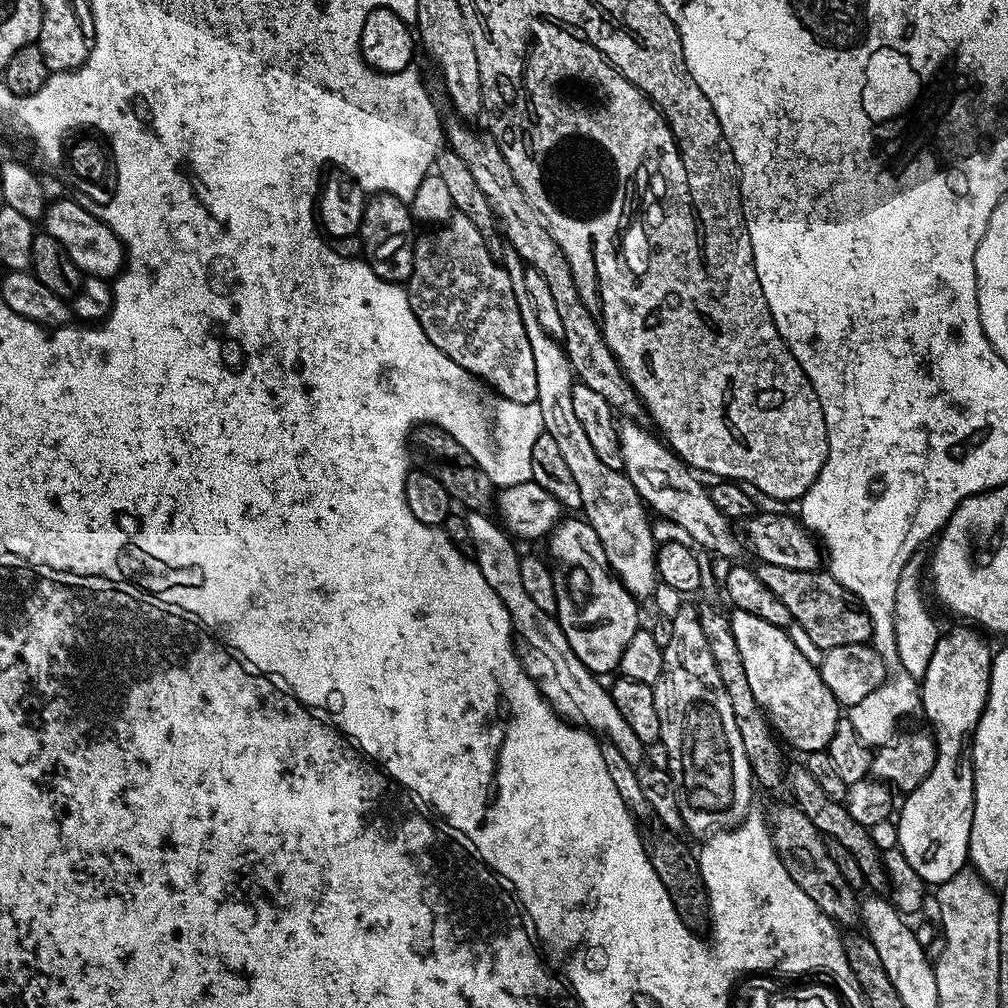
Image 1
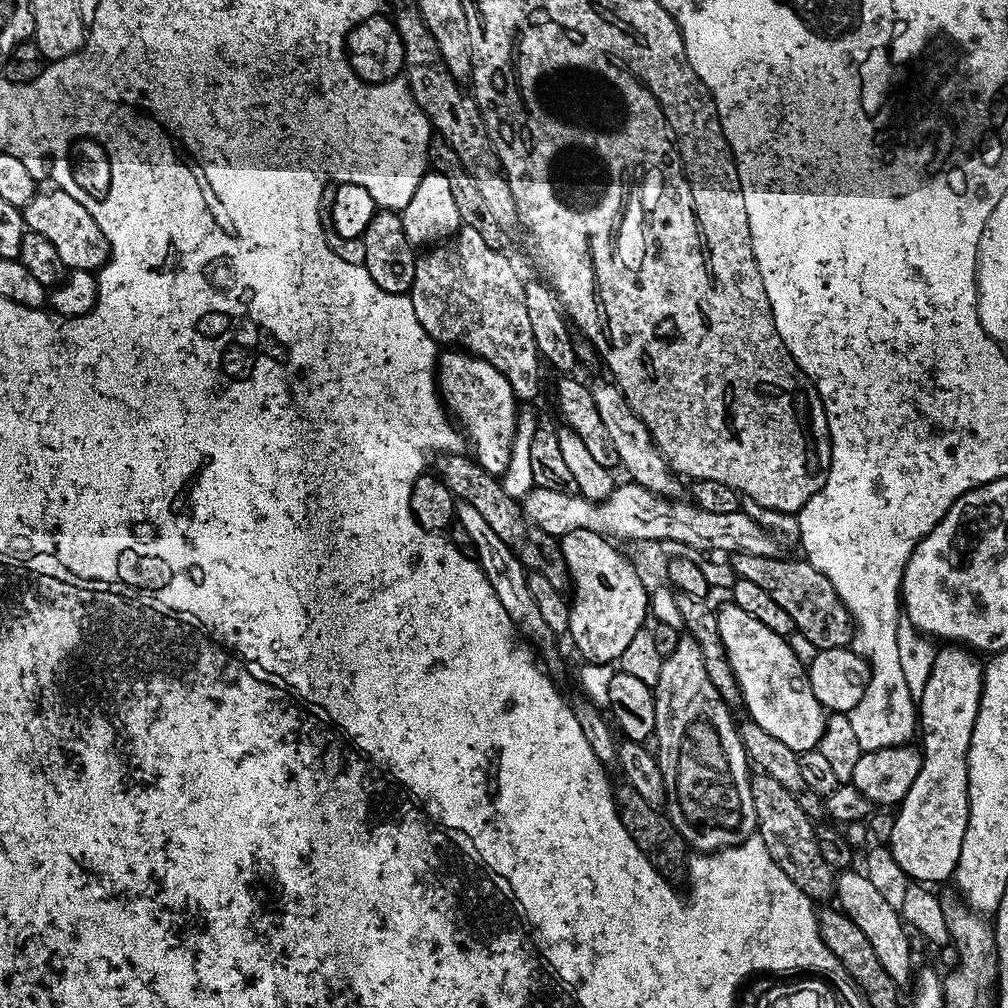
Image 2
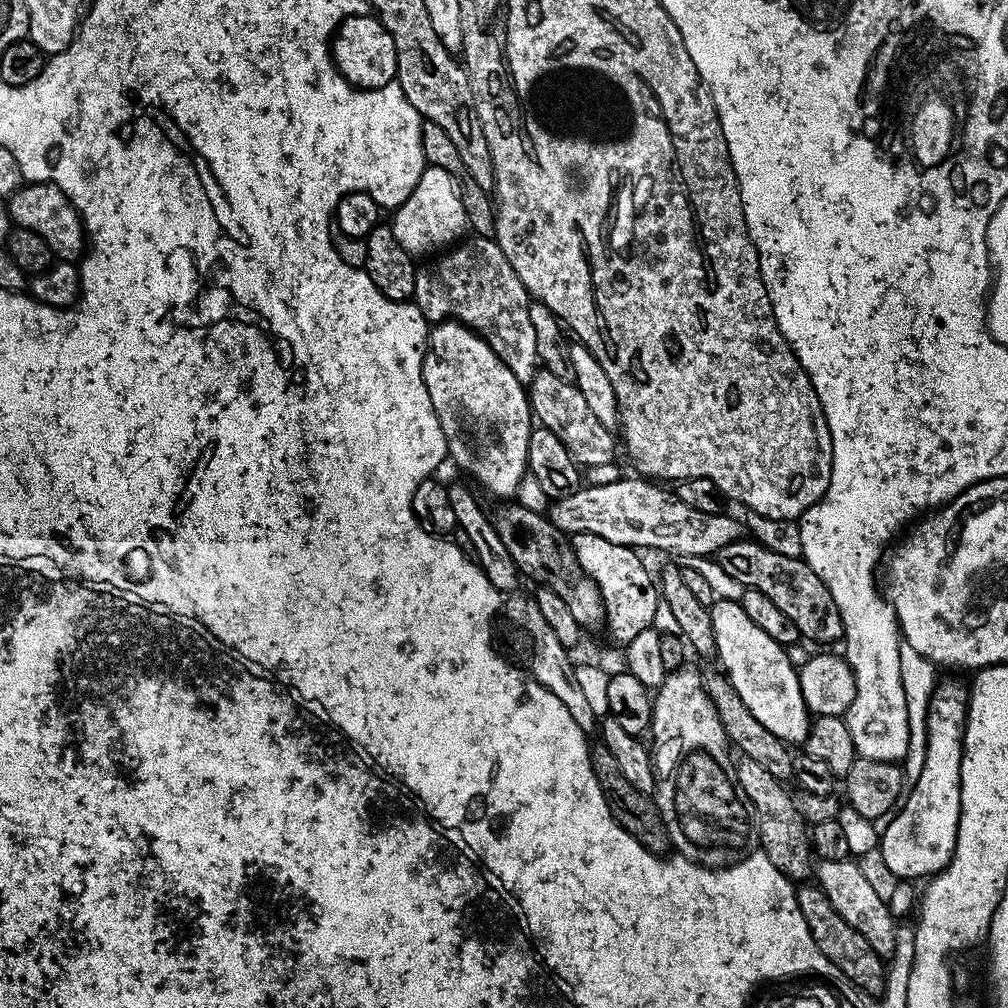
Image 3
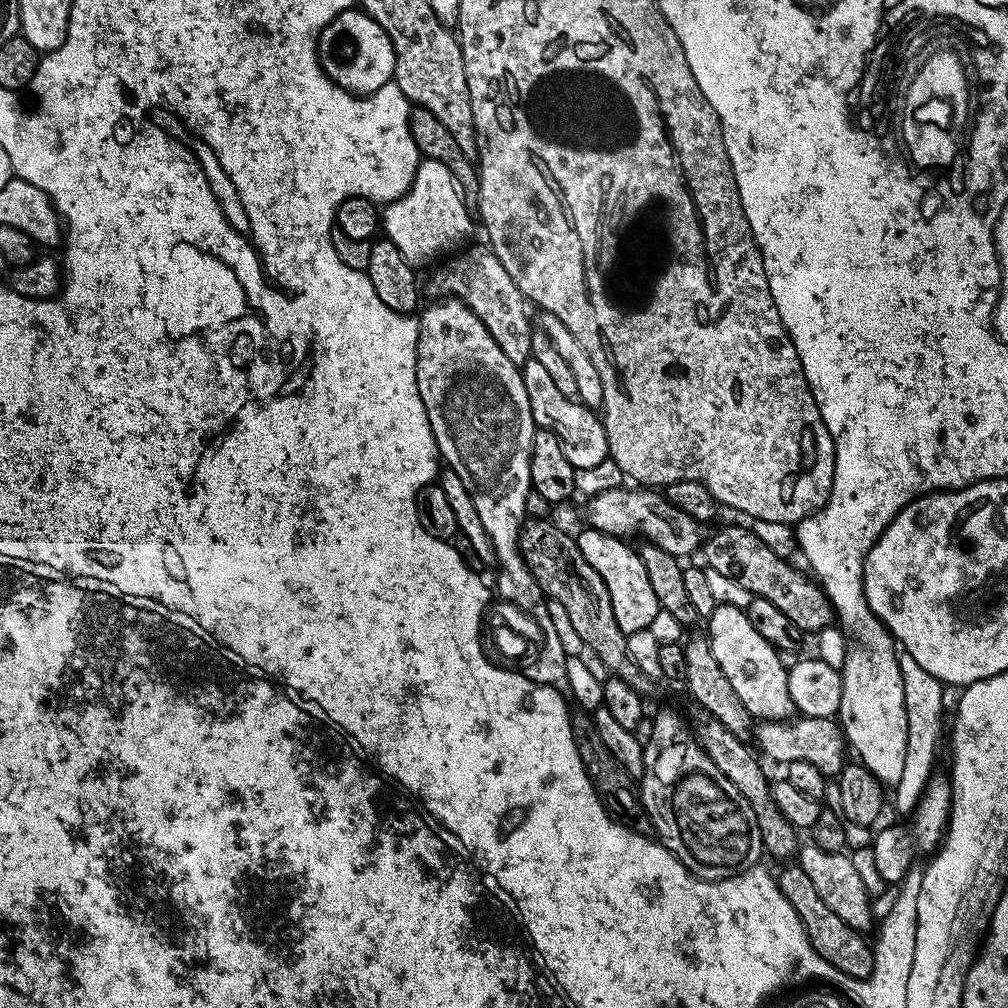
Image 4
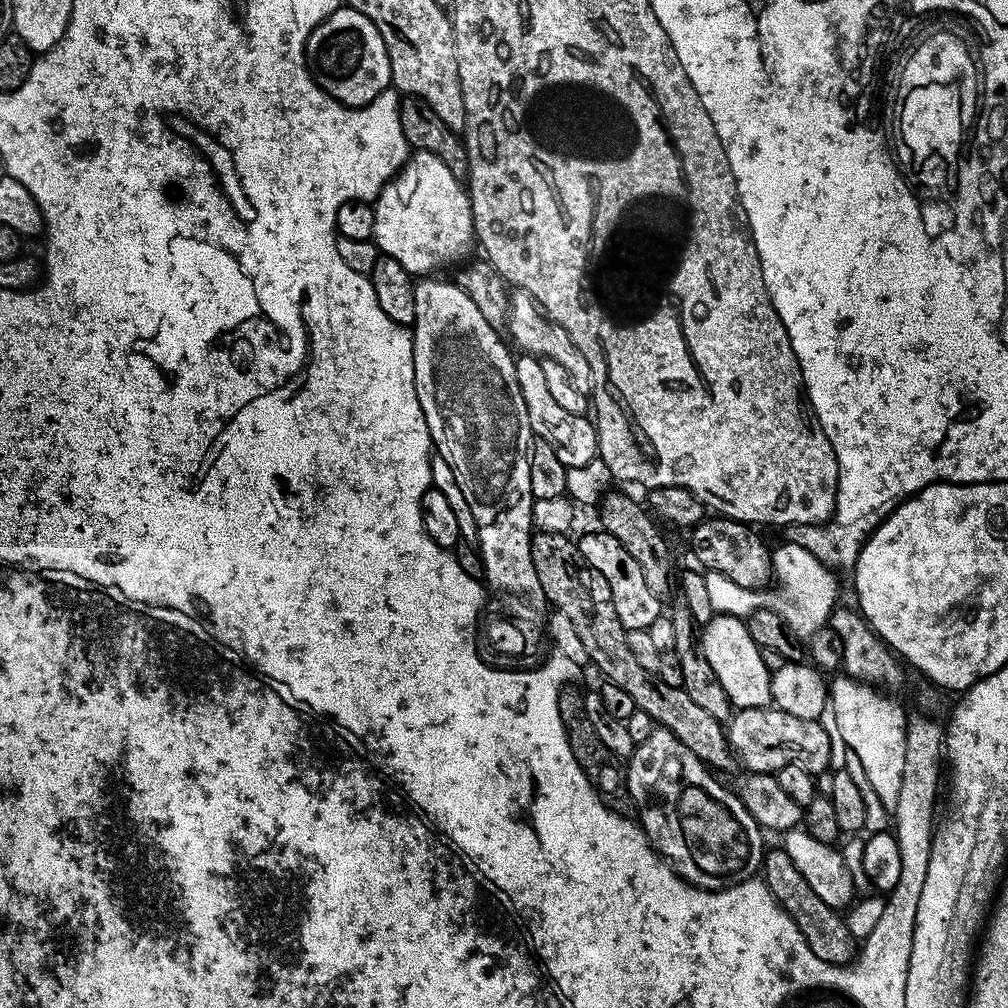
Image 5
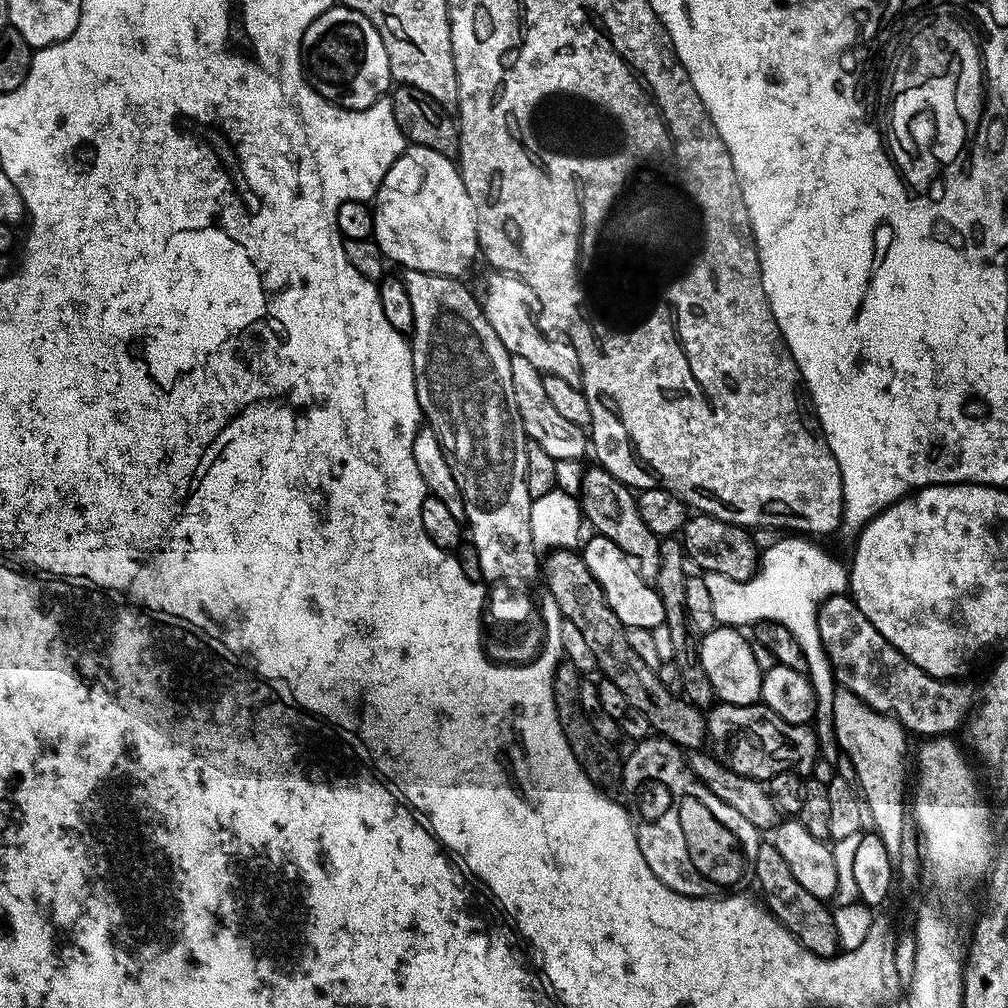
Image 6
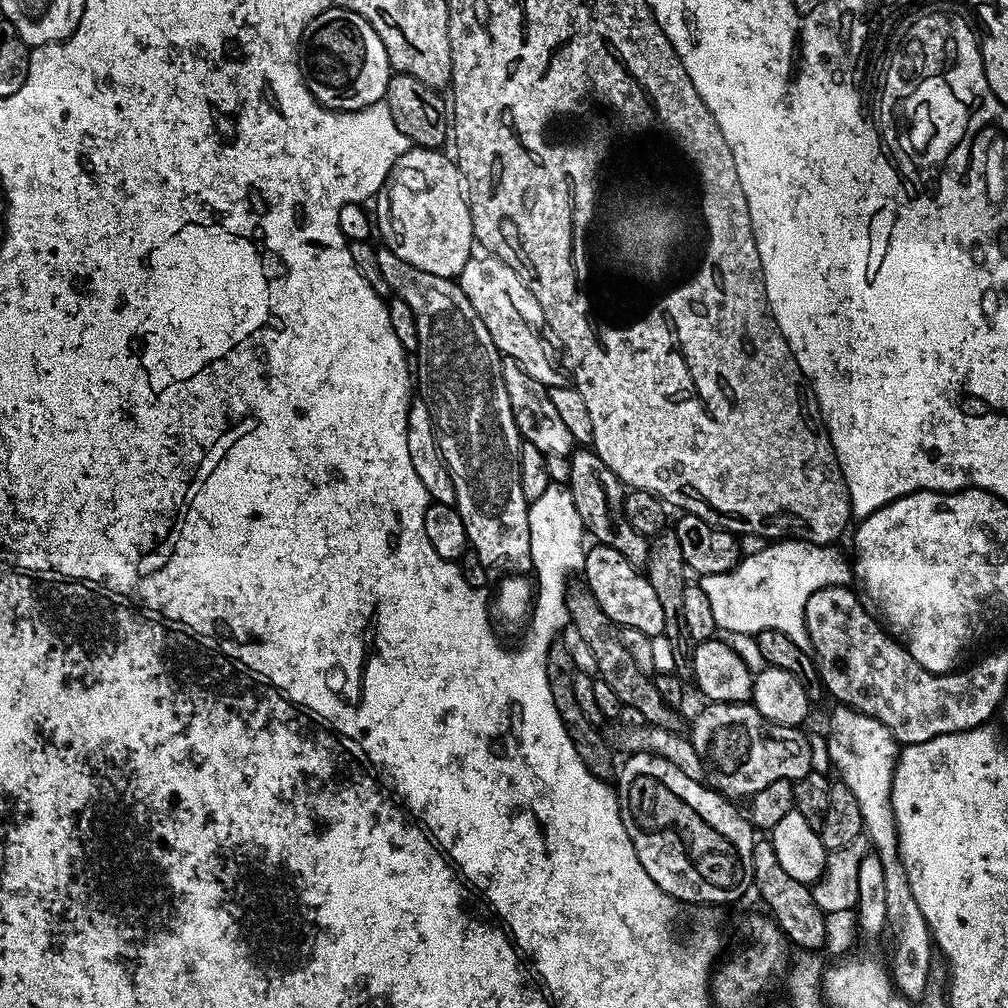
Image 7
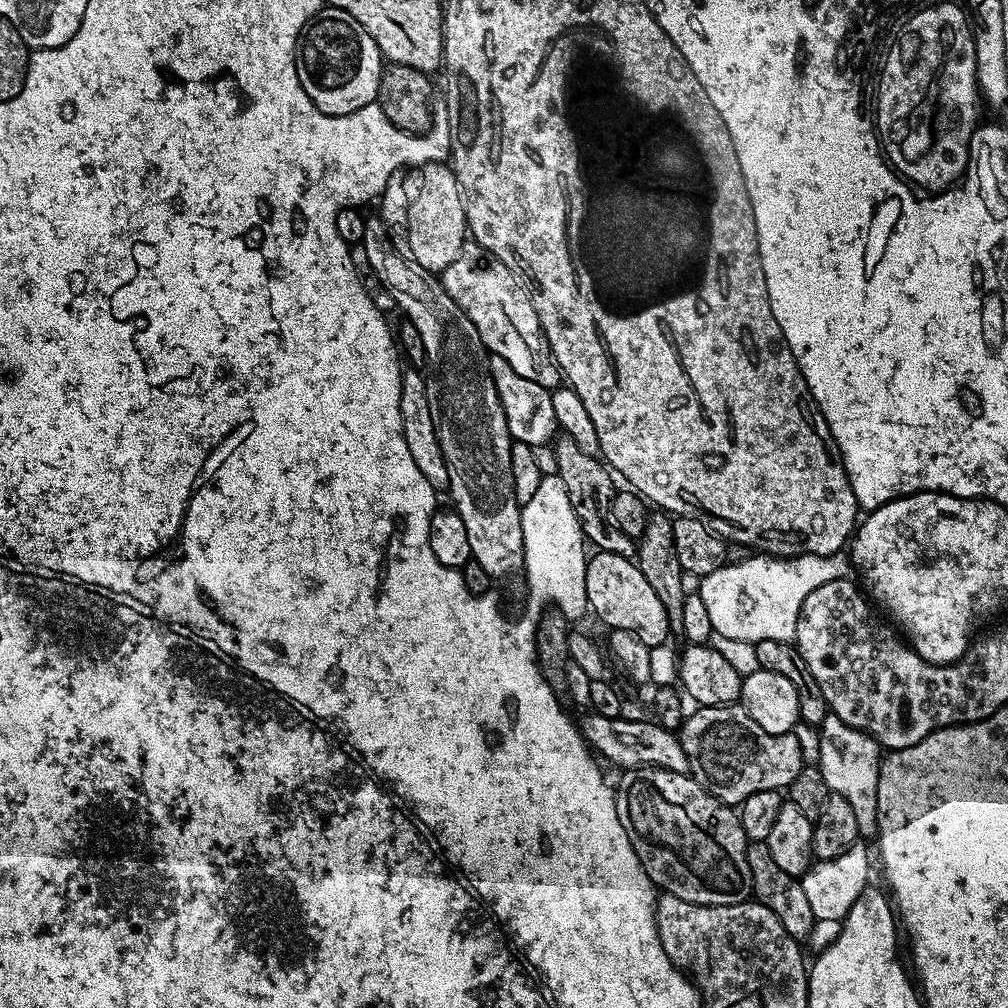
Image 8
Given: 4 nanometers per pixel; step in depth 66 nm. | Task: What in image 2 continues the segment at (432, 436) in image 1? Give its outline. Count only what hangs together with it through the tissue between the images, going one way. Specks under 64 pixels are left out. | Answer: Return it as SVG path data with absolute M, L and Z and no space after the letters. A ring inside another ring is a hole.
M444 454L440 460L439 475L442 477L444 485L452 492L457 501L465 500L470 502L470 506L474 506L474 510L478 510L478 514L482 514L482 519L490 525L490 530L494 530L494 534L498 534L498 538L502 538L502 542L506 542L506 546L510 546L510 550L525 566L525 569L541 572L546 578L550 578L550 582L554 582L554 586L564 590L569 587L570 581L568 573L564 566L564 559L560 553L560 541L555 536L546 534L546 530L538 530L538 526L534 522L530 522L524 517L521 505L512 496L504 493L504 488L500 485L501 481L497 477L492 476L477 464L471 455L465 456L448 456L452 454Z

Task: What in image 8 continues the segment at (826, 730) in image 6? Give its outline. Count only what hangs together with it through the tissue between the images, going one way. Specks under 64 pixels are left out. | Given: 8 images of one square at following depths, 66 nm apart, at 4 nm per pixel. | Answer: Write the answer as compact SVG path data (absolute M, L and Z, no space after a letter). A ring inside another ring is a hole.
M843 551L829 556L805 554L781 558L767 554L752 554L736 563L725 562L718 570L699 581L698 591L702 602L706 602L706 610L710 614L710 626L713 632L725 635L726 638L742 639L756 645L763 640L795 641L798 618L802 610L802 602L818 590L818 586L826 586L826 582L847 580L853 575L852 561Z

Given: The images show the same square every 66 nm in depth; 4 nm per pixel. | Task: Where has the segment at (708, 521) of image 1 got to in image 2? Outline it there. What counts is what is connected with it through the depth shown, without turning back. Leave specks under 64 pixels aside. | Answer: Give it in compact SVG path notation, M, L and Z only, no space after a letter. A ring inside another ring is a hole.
M605 380L591 383L591 396L594 398L606 430L609 431L610 440L614 443L614 450L619 456L621 467L625 468L629 474L627 477L633 483L650 490L651 493L668 499L679 499L683 495L681 477L672 470L671 465L658 451L645 423L634 414L625 396L620 392L620 388L613 381Z

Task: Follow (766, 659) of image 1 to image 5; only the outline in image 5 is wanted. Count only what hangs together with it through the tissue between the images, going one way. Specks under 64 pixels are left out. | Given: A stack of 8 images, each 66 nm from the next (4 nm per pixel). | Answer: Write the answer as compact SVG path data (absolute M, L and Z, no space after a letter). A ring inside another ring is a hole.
M715 615L700 634L701 648L714 669L718 682L726 691L729 703L735 709L764 708L771 705L772 671L764 664L762 650L754 642L747 623L738 616Z

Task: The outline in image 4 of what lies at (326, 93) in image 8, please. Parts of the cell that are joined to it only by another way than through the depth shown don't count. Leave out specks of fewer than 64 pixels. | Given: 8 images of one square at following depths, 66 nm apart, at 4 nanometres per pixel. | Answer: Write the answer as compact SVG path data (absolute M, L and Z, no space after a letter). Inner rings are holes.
M349 10L338 14L320 32L316 40L316 56L320 60L320 69L330 77L339 88L351 92L353 96L369 96L386 86L393 79L396 71L396 59L390 38L374 18L367 16L363 10Z

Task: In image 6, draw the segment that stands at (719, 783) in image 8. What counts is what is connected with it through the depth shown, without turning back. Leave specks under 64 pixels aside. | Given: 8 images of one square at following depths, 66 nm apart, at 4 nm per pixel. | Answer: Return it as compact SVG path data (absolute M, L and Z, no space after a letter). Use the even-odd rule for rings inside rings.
M720 702L712 710L706 716L706 740L712 755L730 770L761 782L767 782L779 772L811 773L818 759L816 733L811 727L784 721L760 702L752 705Z

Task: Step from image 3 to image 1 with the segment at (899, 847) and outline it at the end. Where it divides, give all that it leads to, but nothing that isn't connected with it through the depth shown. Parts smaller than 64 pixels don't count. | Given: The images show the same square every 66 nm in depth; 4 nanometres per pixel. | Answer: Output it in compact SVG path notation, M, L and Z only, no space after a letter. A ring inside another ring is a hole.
M975 627L952 628L937 638L934 654L930 657L930 664L923 677L918 680L920 686L920 702L922 716L932 723L937 760L933 769L921 784L912 792L903 797L904 805L899 805L898 816L895 821L897 828L897 842L902 854L910 862L918 877L928 886L945 884L954 874L965 871L969 863L968 847L970 846L970 826L974 822L974 759L972 754L972 740L976 737L976 727L984 713L990 690L992 677L992 657L994 648L991 648Z

